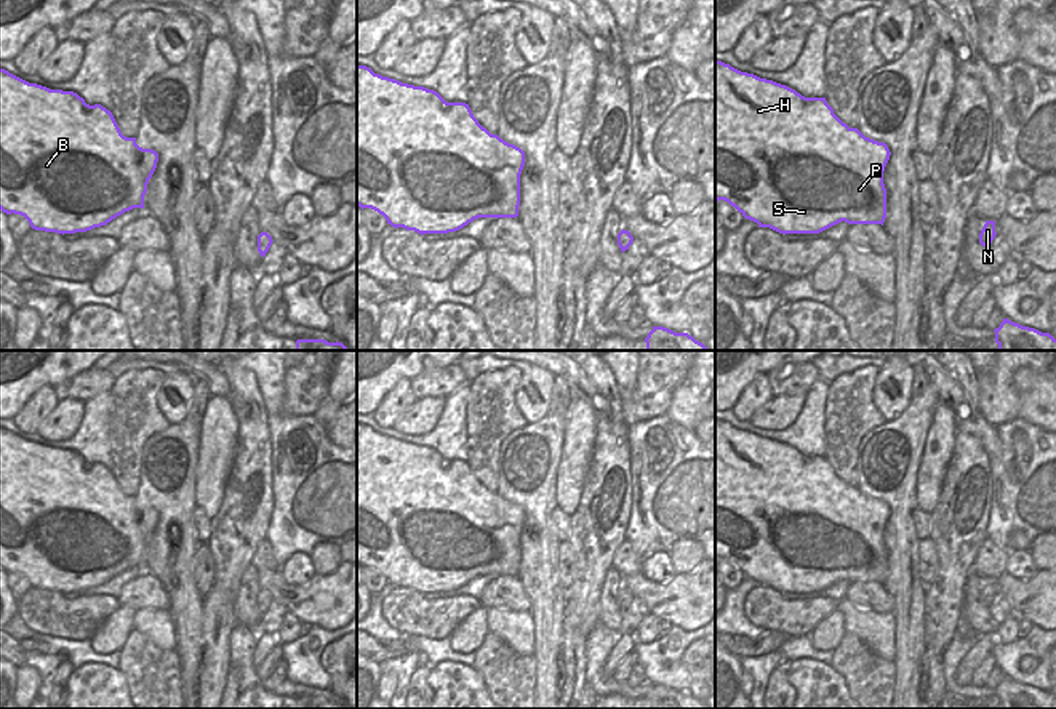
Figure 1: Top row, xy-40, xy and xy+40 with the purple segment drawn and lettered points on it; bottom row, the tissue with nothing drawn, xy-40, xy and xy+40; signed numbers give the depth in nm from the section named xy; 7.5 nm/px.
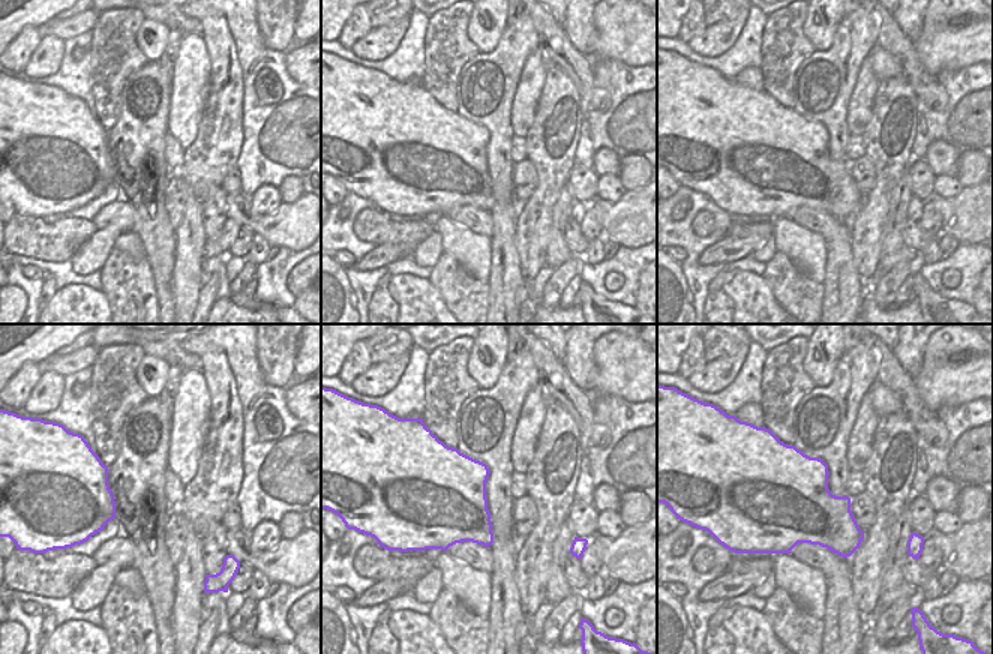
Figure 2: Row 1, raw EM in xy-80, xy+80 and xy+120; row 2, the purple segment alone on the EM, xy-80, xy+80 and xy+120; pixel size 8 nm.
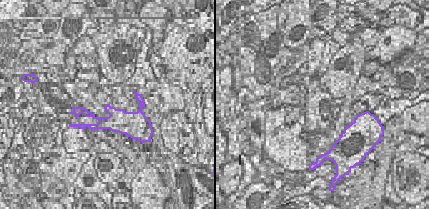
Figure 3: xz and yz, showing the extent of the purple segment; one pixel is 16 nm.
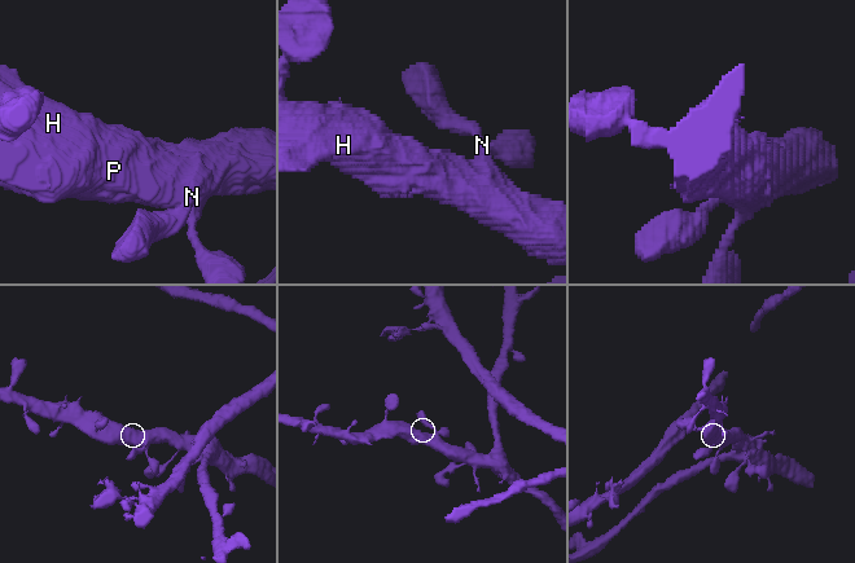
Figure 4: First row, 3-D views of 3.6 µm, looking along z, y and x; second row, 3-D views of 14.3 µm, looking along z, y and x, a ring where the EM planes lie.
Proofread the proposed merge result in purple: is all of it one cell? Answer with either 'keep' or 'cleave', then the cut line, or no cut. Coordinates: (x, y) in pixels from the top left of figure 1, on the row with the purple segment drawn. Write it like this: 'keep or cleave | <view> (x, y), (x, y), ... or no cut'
keep | no cut

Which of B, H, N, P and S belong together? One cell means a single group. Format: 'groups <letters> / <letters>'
groups B H N P S

